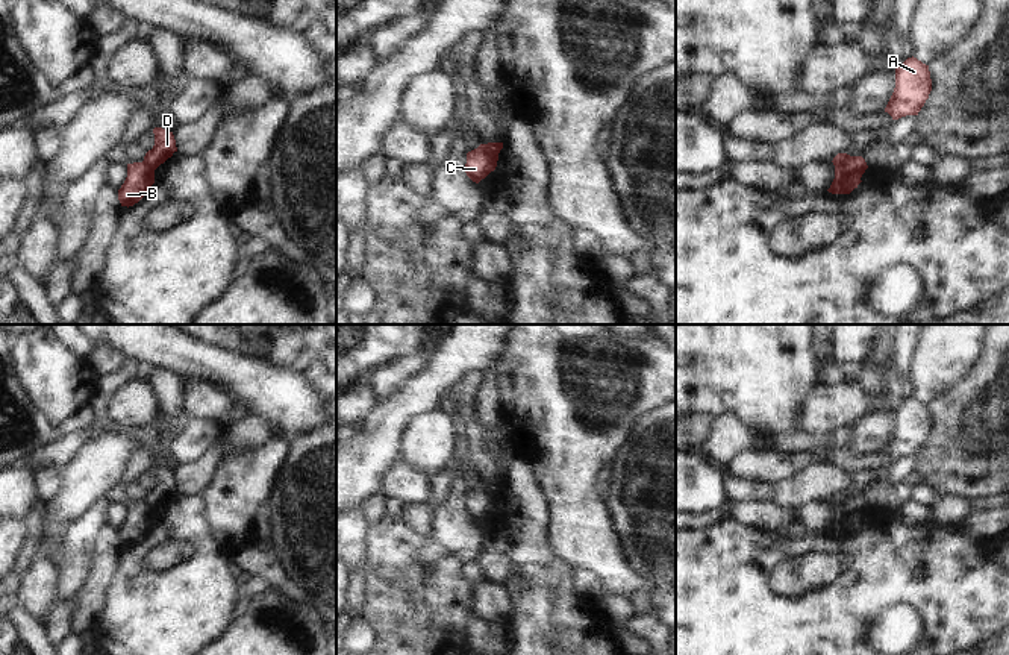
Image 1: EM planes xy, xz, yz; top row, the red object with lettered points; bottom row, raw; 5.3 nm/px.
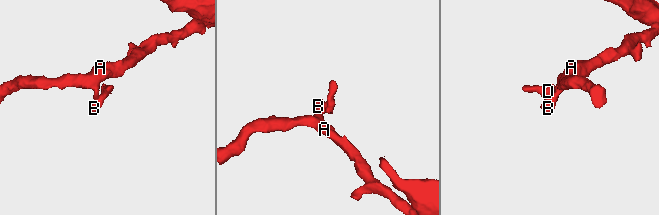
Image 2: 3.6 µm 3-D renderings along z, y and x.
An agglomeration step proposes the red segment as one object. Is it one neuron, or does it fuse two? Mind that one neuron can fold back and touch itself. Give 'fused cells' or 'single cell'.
fused cells

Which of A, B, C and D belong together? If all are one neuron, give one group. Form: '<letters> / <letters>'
A B C / D

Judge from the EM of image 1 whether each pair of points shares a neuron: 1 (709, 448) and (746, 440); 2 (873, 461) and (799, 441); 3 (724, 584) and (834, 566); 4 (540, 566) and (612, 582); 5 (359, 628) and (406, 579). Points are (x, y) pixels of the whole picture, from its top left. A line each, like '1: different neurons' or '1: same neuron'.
1: same neuron
2: same neuron
3: different neurons
4: different neurons
5: different neurons

